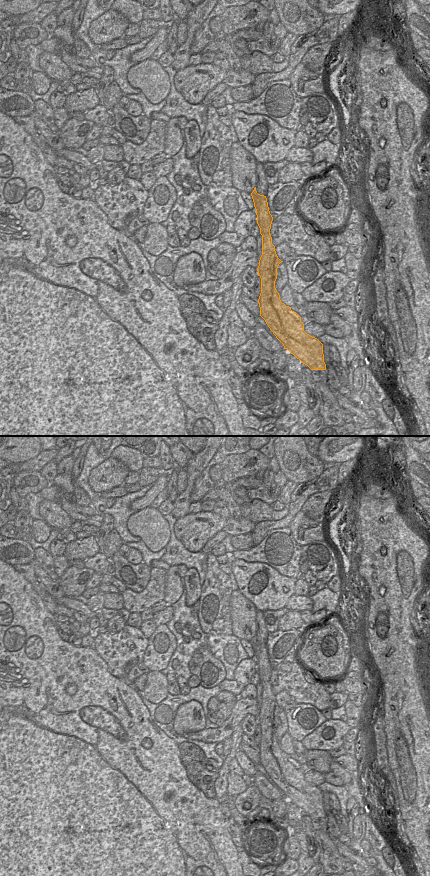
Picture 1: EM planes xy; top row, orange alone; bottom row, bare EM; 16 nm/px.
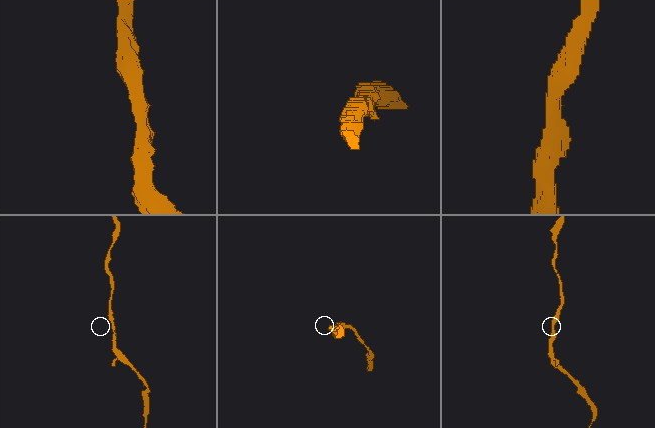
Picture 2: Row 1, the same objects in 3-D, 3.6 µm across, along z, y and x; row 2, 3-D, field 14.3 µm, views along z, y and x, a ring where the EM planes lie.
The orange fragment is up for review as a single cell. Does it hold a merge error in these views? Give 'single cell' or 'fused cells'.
fused cells

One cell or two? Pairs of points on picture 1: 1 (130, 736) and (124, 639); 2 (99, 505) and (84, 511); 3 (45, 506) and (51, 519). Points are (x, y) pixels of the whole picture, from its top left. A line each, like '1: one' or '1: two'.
1: two
2: two
3: one

